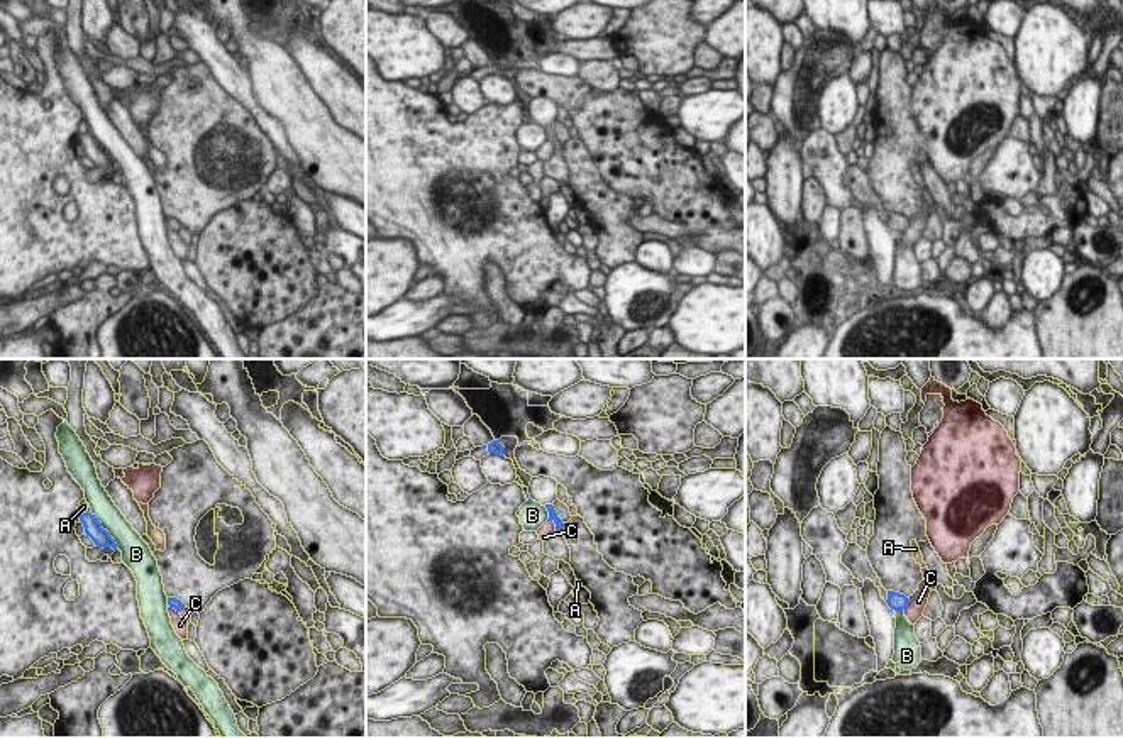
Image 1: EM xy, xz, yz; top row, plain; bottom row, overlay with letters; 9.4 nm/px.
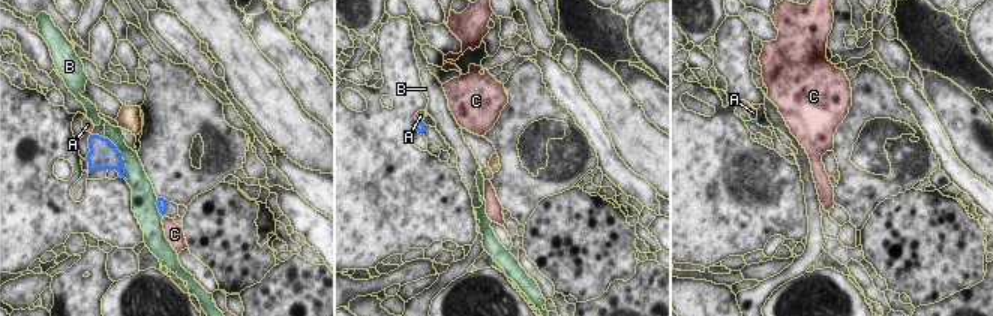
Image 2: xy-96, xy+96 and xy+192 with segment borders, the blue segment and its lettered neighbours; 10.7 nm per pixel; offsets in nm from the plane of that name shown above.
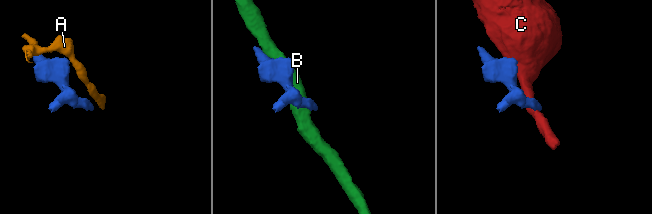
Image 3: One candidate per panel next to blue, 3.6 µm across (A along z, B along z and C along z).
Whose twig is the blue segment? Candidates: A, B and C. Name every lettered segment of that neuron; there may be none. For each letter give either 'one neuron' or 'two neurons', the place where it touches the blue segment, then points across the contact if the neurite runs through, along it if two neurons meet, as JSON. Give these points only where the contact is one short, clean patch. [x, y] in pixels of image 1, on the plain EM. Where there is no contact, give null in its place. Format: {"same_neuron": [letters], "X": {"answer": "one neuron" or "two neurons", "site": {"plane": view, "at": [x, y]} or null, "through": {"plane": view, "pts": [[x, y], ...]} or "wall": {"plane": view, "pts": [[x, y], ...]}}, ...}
{"same_neuron": [], "A": {"answer": "two neurons", "site": {"plane": "xy", "at": [83, 134]}, "wall": {"plane": "xy", "pts": [[87, 131], [80, 136]]}}, "B": {"answer": "two neurons", "site": {"plane": "xy", "at": [105, 151]}}, "C": {"answer": "two neurons", "site": {"plane": "xz", "at": [554, 143]}, "wall": {"plane": "xz", "pts": [[549, 139], [556, 148]]}}}

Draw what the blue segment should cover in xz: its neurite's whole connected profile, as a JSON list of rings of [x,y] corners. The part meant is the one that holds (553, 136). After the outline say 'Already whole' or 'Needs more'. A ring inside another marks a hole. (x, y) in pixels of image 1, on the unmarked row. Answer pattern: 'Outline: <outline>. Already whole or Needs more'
Outline: [[[545,125],[549,132],[549,140],[556,144],[556,154],[544,162],[544,174],[554,178],[556,181],[564,181],[566,184],[571,183],[571,169],[564,159],[564,144],[557,137],[552,125]]]. Needs more

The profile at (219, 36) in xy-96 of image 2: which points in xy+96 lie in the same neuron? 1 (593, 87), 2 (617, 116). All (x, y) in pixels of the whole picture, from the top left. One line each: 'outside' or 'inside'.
1: inside
2: inside

